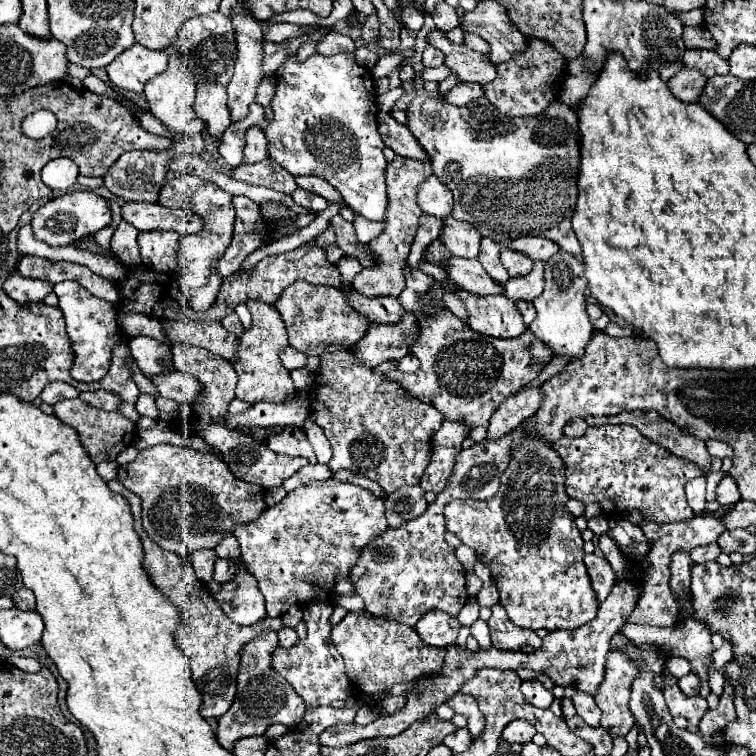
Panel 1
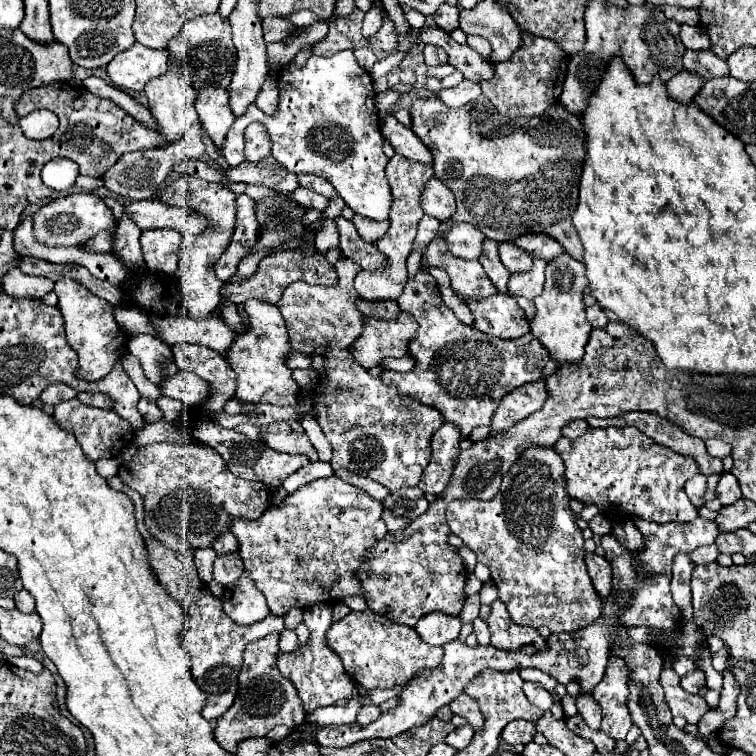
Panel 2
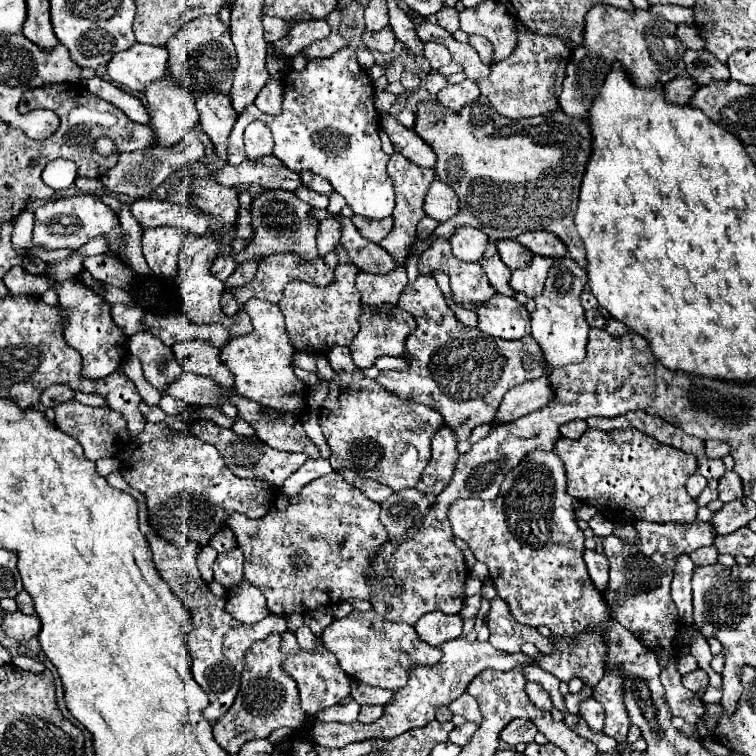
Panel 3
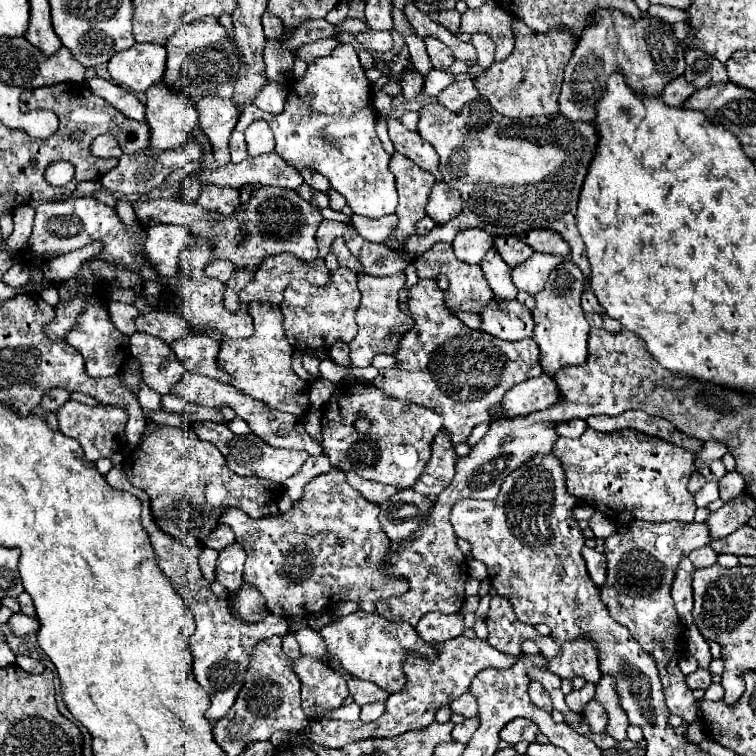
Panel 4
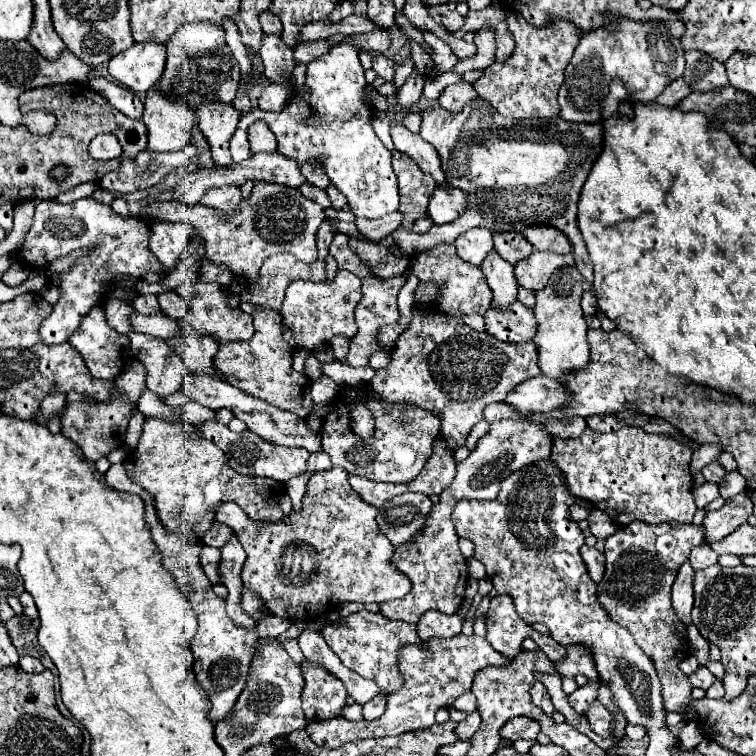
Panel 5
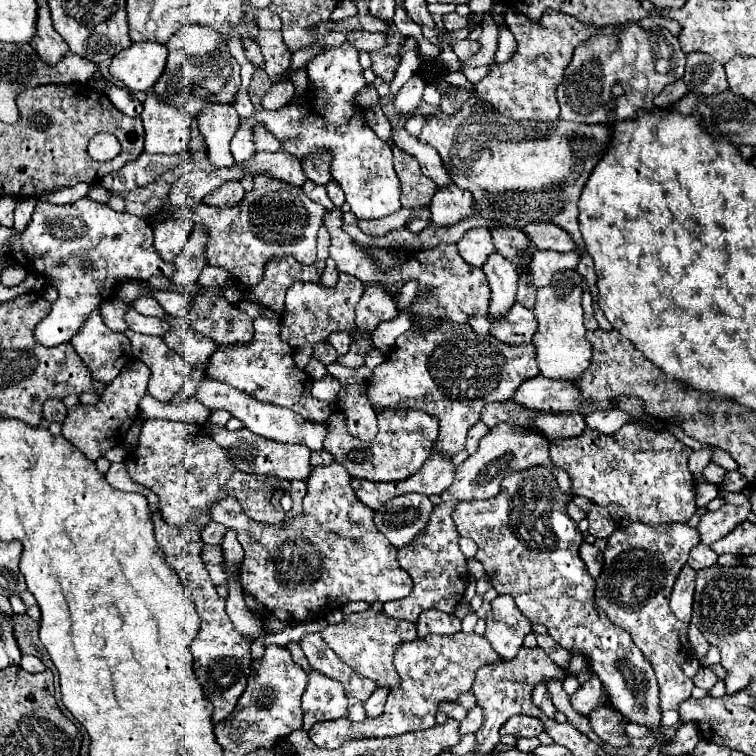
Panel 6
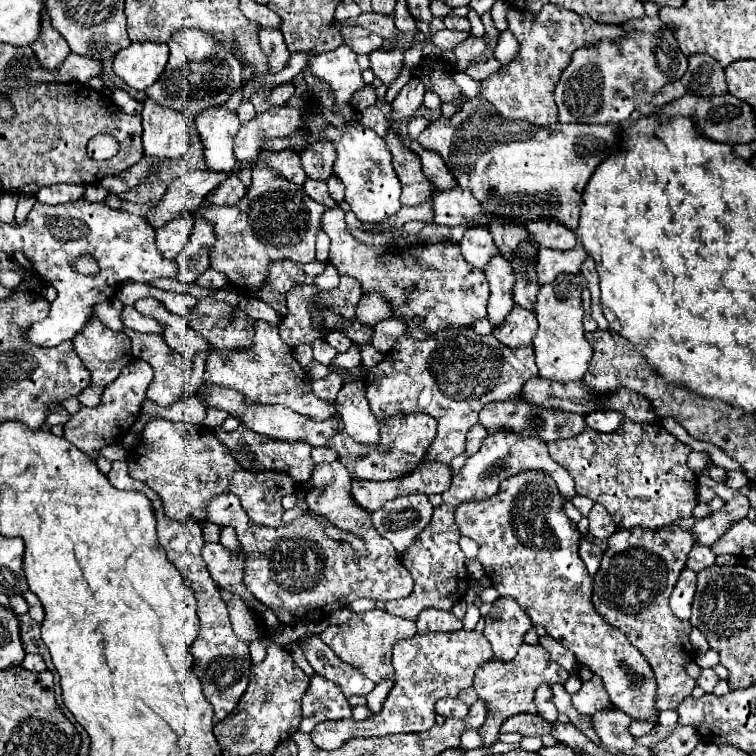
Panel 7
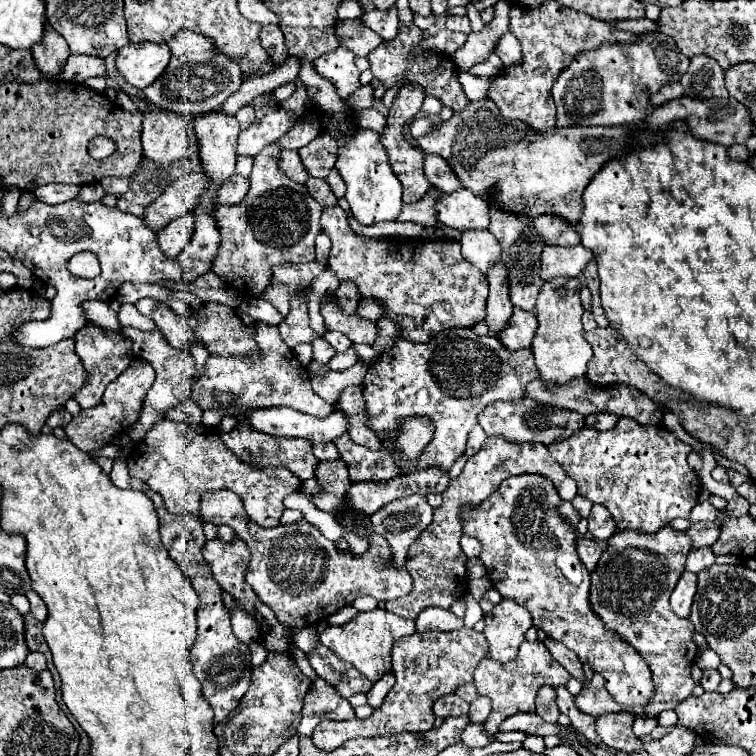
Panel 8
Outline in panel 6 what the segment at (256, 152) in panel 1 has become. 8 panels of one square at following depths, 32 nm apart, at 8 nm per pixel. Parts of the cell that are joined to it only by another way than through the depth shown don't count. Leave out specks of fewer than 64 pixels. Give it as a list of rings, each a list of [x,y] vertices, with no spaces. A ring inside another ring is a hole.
[[[256,126],[254,128],[254,136],[256,136],[256,152],[276,152],[282,148],[282,142],[278,138],[274,138],[270,132],[264,132],[264,128]]]

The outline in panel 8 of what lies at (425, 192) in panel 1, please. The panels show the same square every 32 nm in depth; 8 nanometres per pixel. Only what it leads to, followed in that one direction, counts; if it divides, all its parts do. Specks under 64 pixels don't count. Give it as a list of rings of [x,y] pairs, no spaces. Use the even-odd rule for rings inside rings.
[[[470,190],[444,194],[438,200],[438,222],[458,230],[486,230],[488,206]]]

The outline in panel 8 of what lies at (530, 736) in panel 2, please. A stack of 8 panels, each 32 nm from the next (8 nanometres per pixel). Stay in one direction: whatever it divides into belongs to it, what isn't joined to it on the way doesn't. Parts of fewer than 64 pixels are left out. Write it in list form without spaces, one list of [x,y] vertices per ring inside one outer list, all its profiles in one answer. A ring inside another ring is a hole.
[[[528,712],[528,714],[514,714],[508,716],[508,720],[504,720],[500,724],[502,732],[510,732],[510,730],[520,730],[526,734],[538,734],[538,736],[550,736],[561,733],[560,724],[548,724],[544,720],[540,720],[540,716],[536,712]]]

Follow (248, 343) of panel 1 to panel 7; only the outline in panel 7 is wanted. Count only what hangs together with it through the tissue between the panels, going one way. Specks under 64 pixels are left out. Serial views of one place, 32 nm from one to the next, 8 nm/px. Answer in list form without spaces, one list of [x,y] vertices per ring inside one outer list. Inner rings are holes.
[[[256,320],[254,324],[254,348],[252,352],[210,352],[206,360],[206,372],[202,386],[222,386],[232,388],[248,400],[248,404],[280,404],[292,408],[298,414],[310,416],[314,420],[326,420],[336,414],[334,404],[328,404],[314,396],[308,372],[296,362],[292,348],[284,344],[278,334],[278,326]]]

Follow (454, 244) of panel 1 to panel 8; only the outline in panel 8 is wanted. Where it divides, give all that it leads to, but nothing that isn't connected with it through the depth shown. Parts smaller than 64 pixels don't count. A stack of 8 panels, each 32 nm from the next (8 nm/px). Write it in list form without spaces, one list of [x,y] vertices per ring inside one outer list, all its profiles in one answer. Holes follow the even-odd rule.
[[[466,230],[460,238],[462,256],[482,274],[488,274],[502,256],[502,246],[488,230]]]

